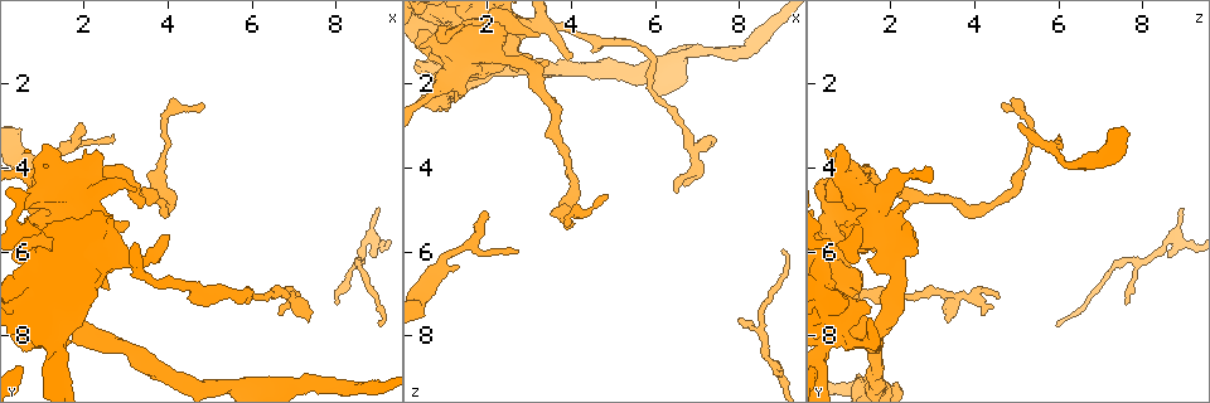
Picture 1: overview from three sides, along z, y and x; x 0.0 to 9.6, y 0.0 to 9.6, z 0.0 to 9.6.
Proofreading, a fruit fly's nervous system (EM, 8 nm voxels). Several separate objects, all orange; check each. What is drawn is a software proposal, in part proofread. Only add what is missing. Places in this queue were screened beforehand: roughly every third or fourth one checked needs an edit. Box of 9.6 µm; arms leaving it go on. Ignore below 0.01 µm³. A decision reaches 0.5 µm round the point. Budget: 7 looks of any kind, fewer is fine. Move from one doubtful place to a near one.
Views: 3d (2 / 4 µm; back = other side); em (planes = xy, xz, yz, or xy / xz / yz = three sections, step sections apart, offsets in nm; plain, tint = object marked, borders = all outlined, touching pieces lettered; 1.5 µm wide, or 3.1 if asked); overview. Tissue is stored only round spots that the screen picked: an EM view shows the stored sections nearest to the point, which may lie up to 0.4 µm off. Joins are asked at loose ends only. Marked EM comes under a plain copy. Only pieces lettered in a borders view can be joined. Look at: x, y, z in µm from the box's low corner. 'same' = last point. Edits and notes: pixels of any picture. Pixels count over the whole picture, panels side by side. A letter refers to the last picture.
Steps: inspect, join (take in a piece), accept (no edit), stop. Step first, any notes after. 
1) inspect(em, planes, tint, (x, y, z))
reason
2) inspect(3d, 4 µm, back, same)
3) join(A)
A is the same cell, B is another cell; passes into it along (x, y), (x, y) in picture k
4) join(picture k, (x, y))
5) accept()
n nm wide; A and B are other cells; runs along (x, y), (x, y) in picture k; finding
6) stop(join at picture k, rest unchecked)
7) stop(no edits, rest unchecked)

inspect(3d, 2 µm, (9.05, 7.80, 6.00))
free end

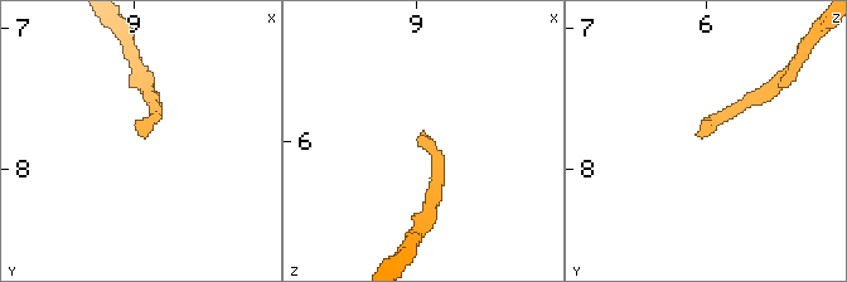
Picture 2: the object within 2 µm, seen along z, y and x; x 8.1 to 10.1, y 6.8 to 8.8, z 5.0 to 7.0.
inspect(em, planes, borders, (9.04, 7.76, 5.96))

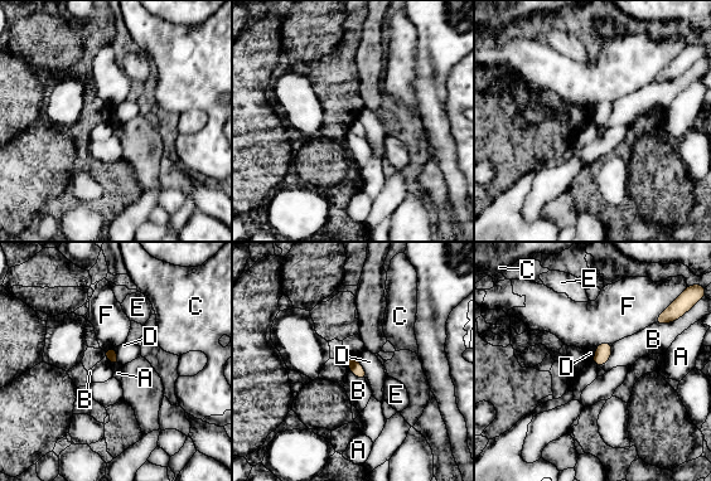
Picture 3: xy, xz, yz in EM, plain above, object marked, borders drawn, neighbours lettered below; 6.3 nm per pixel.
accept()
B touches over 180 nm; A, B, C, D, E and F are other cells; none of them fits

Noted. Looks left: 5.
inspect(em, planes, tint, (7.30, 7.65, 3.30))
free end

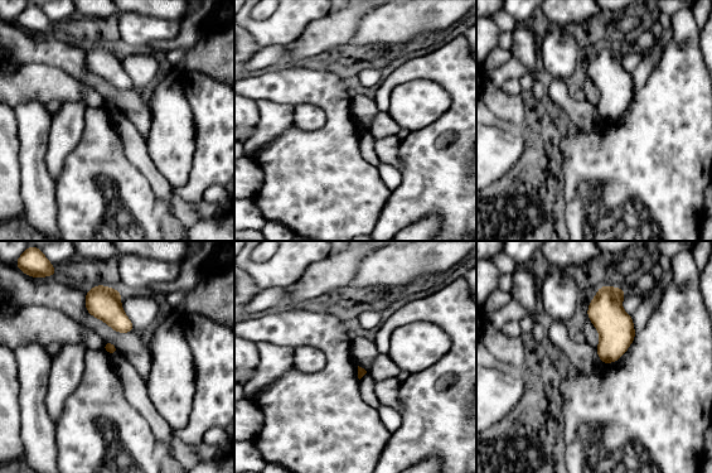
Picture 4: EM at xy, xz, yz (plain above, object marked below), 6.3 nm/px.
inspect(em, planes, borders, same)
what lies round it

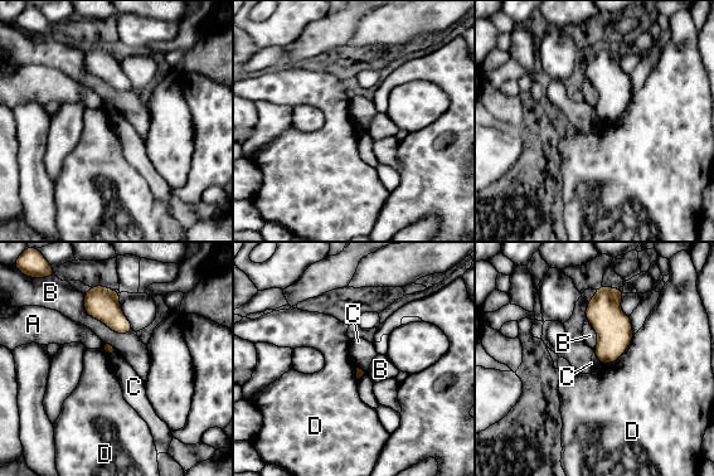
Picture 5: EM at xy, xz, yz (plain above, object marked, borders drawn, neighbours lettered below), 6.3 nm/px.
accept()
A, B, C and D are other cells; border along (593, 350), (600, 363) in picture 5; no lettered piece goes on from it

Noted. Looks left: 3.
inspect(3d, 2 µm, (3.95, 5.60, 1.40))
thin end

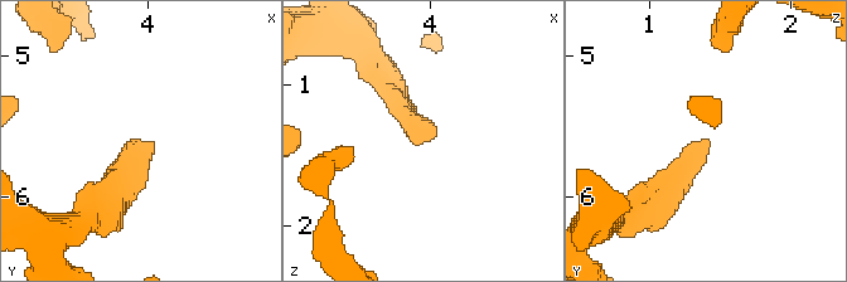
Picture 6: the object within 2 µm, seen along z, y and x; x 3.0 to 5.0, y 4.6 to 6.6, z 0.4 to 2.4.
inspect(em, planes, borders, (4.00, 5.60, 1.36))
need the tissue

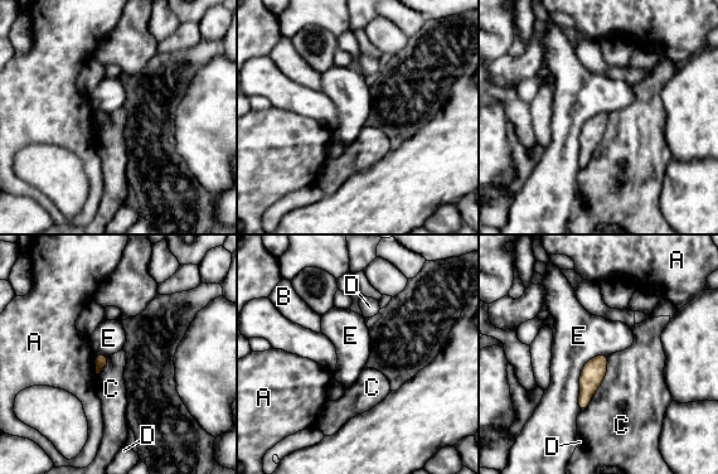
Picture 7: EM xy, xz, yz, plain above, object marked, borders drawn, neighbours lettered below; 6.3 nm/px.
accept()
E touches over 420 nm; A, B, C, D and E are other cells; no lettered piece goes on from it

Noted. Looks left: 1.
stop(no edits, rest unchecked)

